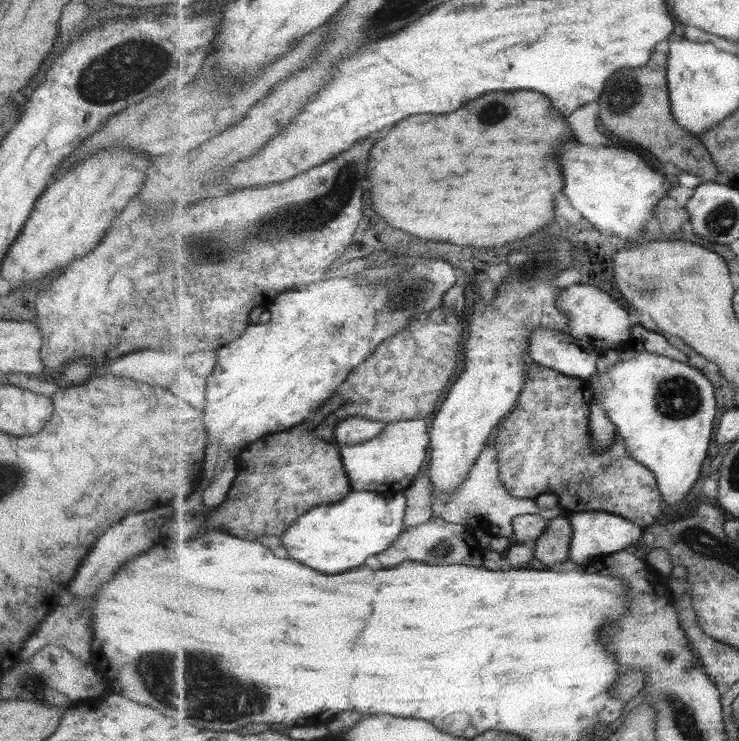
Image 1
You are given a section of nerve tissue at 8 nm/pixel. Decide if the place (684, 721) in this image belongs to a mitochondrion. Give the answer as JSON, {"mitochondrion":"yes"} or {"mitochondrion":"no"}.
{"mitochondrion":"yes"}

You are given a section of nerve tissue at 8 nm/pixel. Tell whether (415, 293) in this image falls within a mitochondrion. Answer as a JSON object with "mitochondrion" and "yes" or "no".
{"mitochondrion":"yes"}

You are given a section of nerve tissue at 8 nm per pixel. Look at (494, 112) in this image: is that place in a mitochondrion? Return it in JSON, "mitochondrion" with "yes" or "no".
{"mitochondrion":"yes"}

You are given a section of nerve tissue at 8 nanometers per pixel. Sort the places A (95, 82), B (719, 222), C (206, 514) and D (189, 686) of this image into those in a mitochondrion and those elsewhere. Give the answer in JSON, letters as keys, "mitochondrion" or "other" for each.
{"A":"mitochondrion","B":"mitochondrion","C":"other","D":"mitochondrion"}

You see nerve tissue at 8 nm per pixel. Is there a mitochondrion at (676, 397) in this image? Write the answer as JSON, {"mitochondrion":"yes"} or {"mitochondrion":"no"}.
{"mitochondrion":"yes"}

